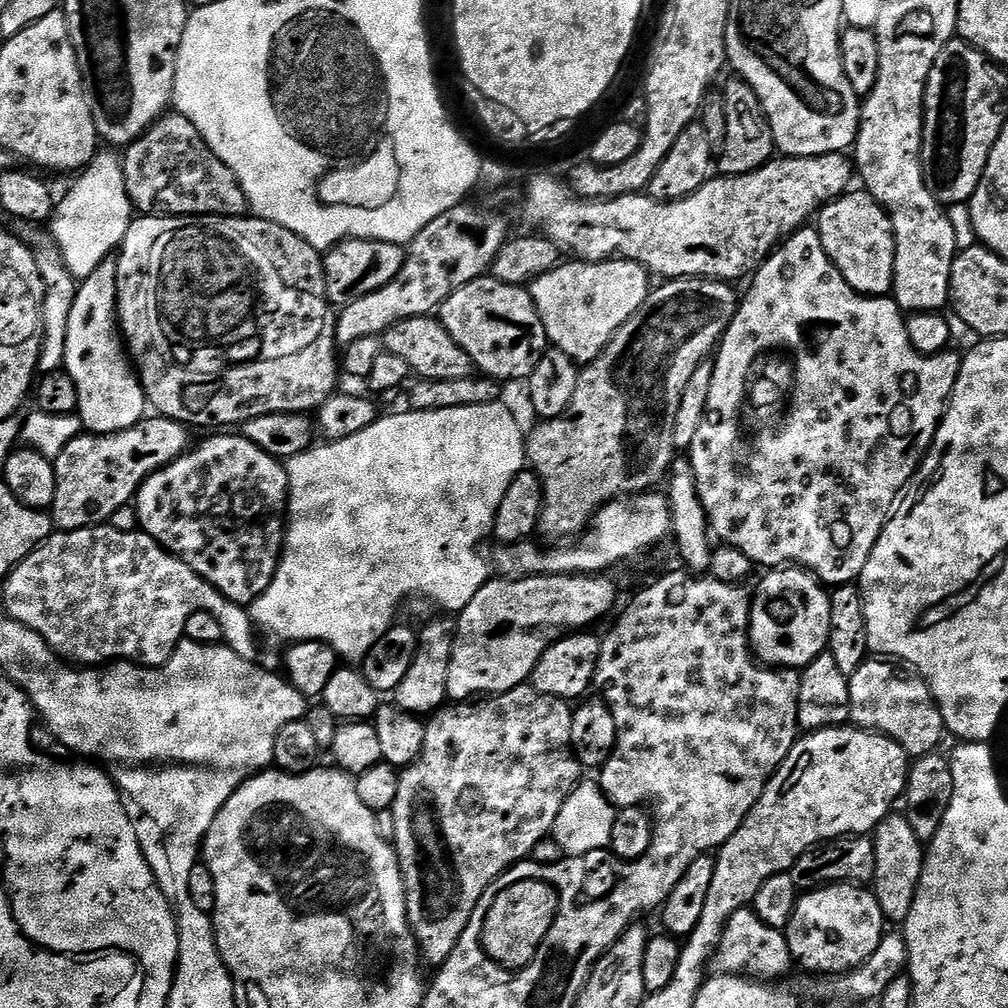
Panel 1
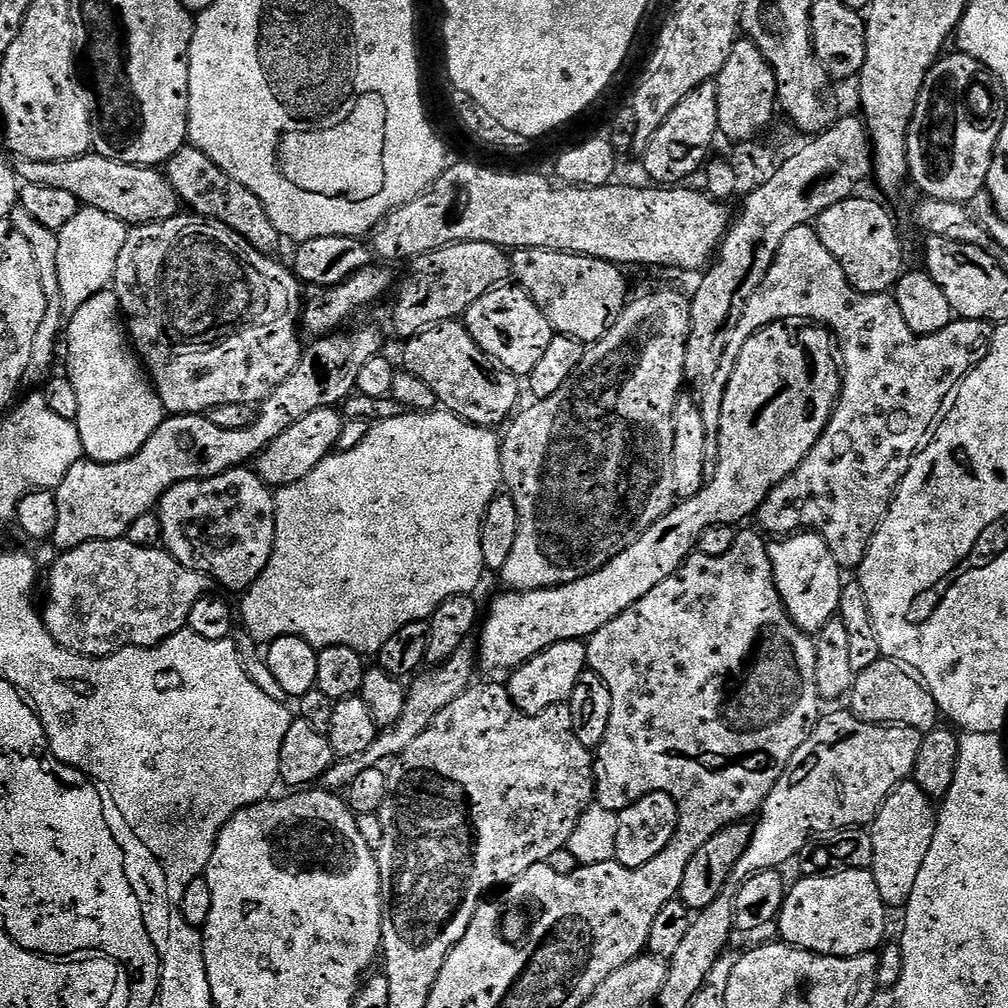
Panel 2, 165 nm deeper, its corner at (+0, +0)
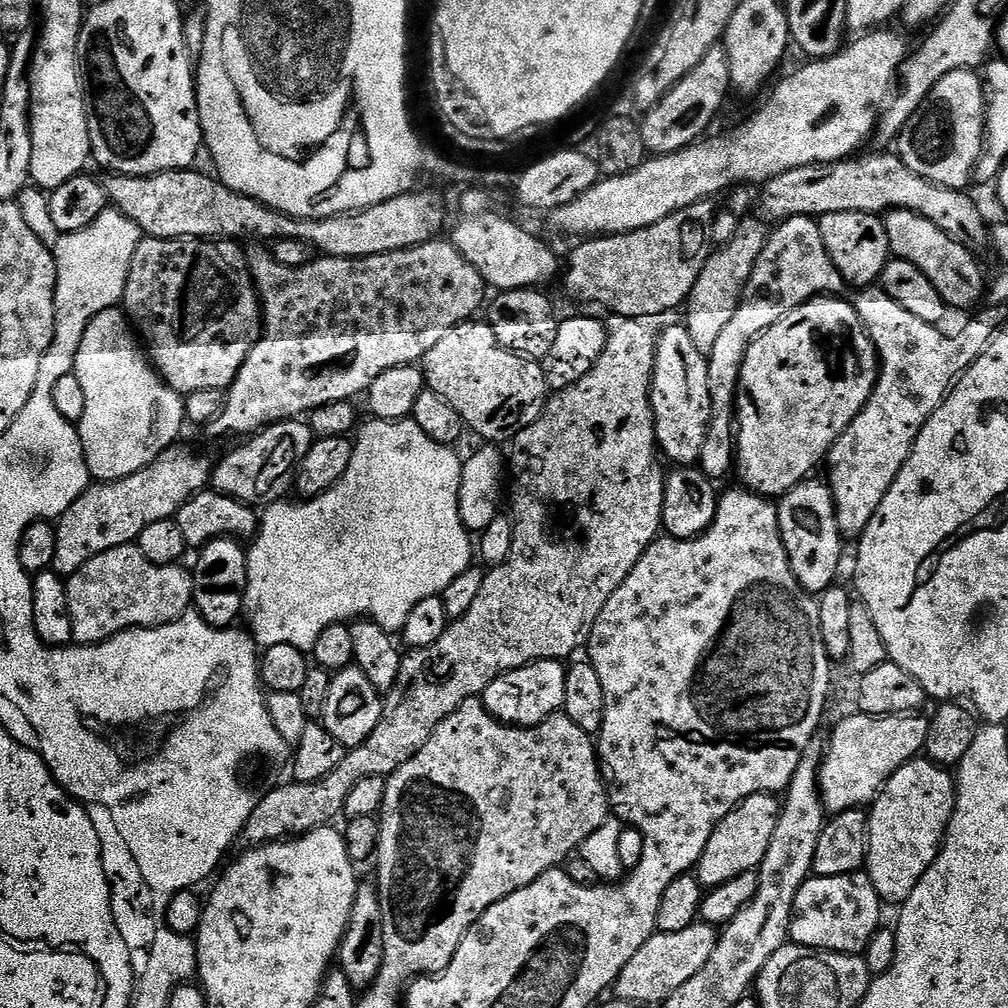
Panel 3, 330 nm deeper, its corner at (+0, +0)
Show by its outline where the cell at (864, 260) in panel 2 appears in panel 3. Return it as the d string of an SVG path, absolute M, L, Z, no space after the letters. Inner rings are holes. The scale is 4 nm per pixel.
M861 212L826 214L819 217L822 242L830 254L832 264L844 279L845 285L864 290L879 281L882 270L888 264L892 247L886 238L886 226L879 215L871 216Z

